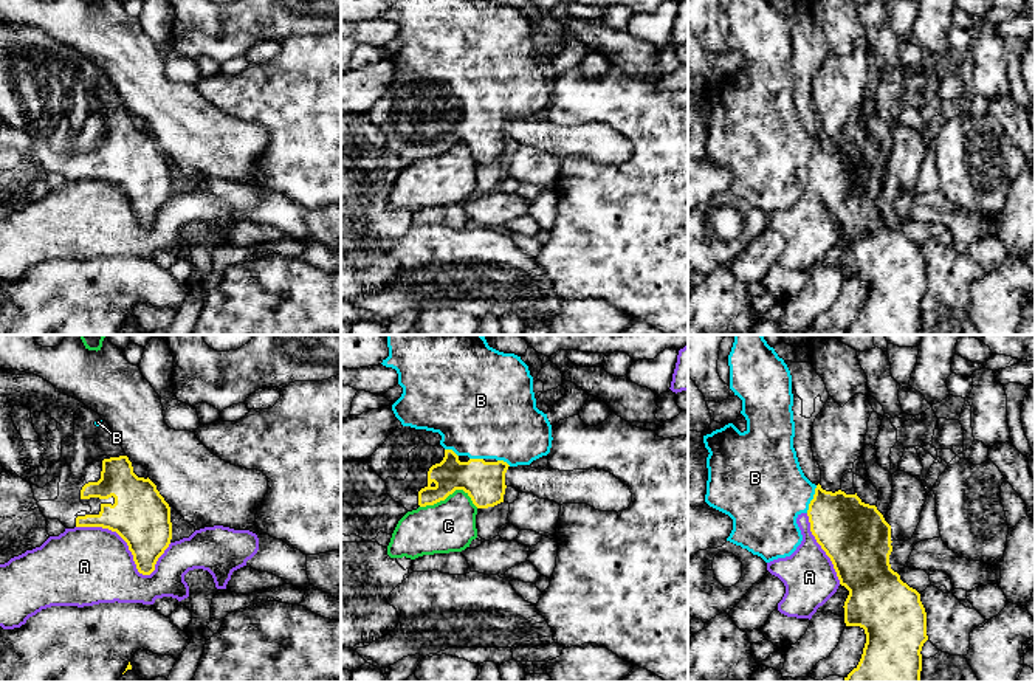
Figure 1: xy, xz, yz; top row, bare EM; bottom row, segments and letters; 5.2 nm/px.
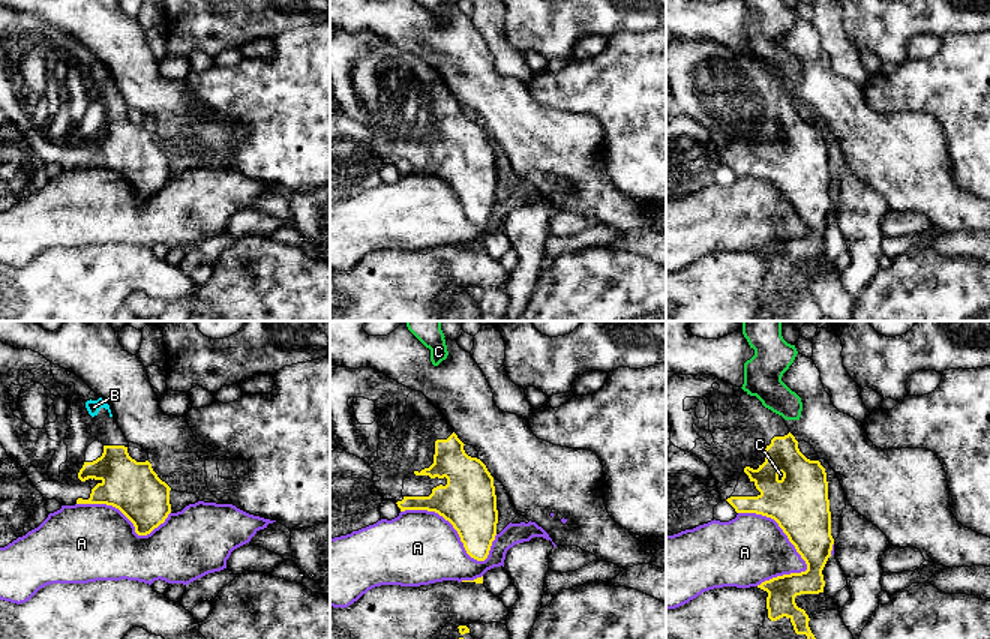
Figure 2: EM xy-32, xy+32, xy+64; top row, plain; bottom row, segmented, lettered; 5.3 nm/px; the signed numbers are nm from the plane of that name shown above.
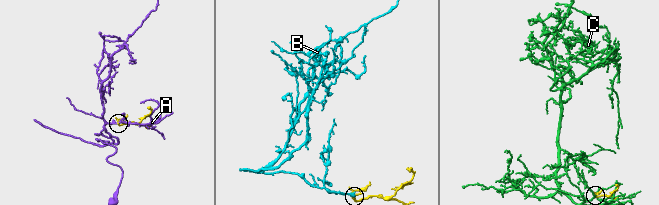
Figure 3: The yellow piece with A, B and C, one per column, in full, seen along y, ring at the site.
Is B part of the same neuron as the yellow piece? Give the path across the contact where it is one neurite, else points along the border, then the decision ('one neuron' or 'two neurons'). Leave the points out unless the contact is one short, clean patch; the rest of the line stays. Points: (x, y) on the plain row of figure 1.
way yz (849, 183), (812, 152), (778, 141), (766, 141); one neuron

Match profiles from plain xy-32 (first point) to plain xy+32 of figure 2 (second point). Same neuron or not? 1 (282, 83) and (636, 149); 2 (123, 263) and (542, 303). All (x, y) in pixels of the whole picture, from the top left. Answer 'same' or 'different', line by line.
1: same
2: different

